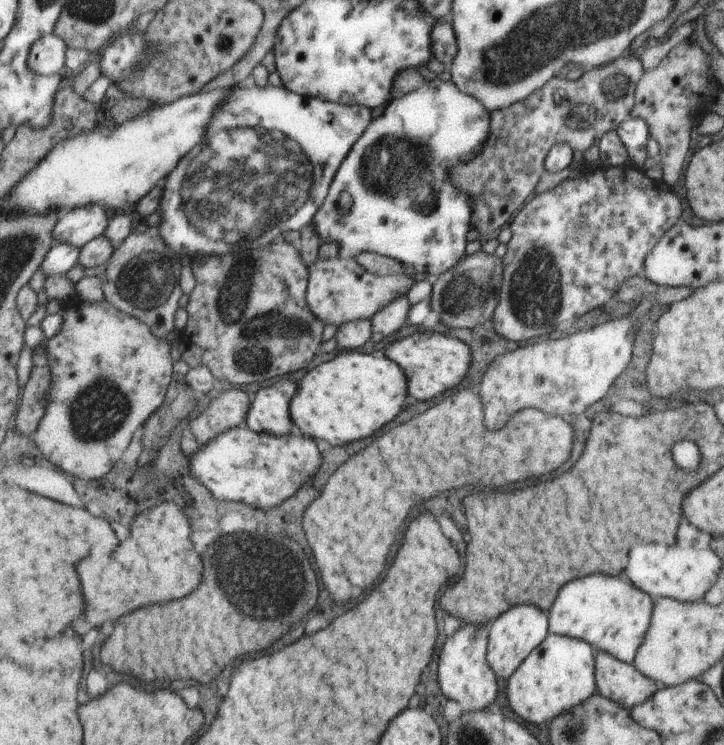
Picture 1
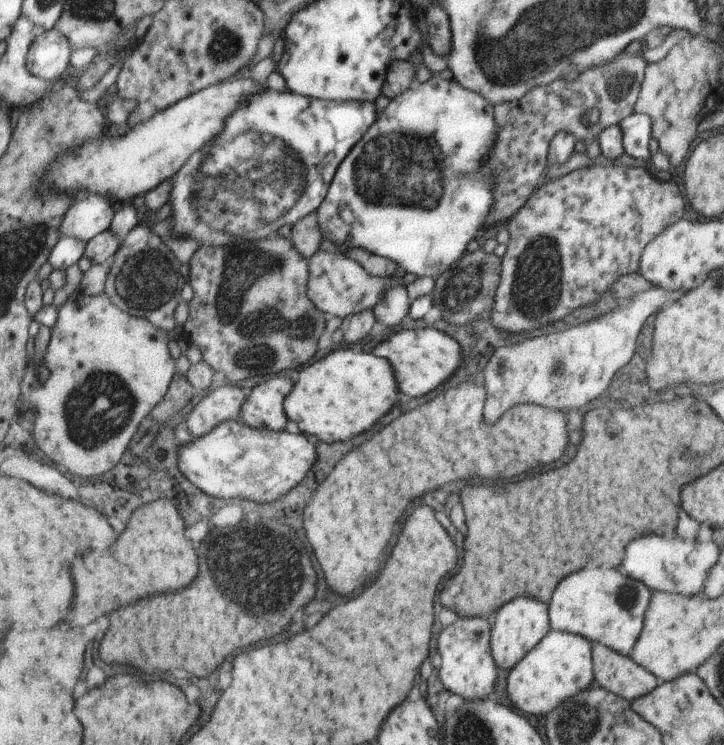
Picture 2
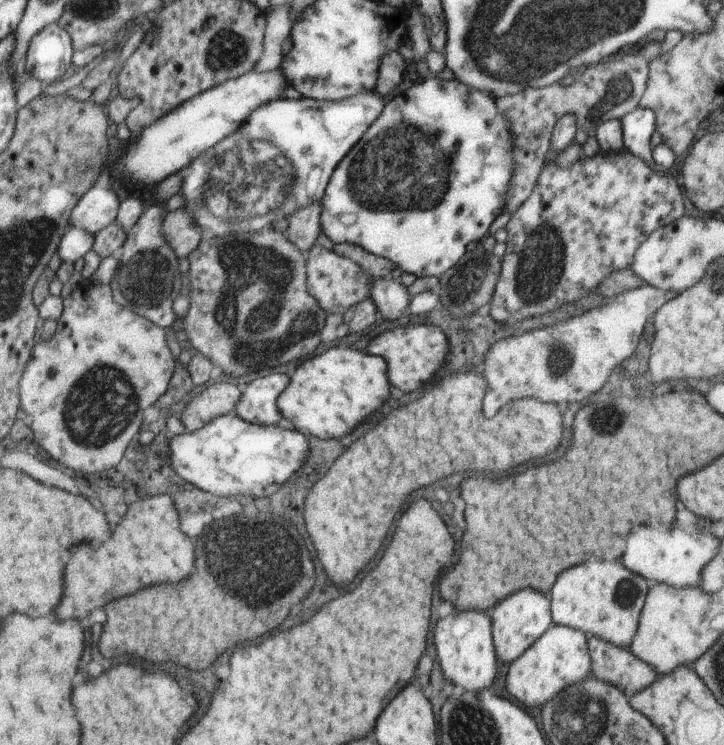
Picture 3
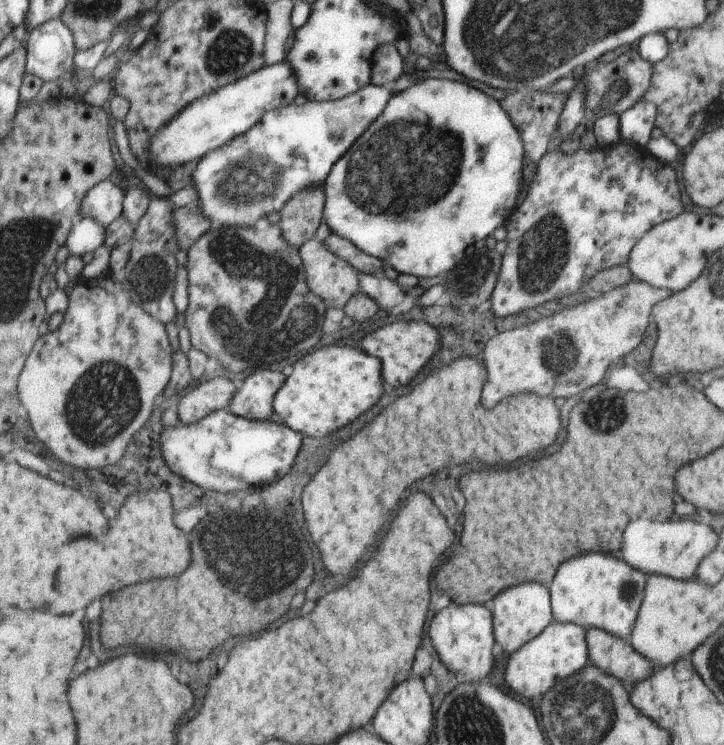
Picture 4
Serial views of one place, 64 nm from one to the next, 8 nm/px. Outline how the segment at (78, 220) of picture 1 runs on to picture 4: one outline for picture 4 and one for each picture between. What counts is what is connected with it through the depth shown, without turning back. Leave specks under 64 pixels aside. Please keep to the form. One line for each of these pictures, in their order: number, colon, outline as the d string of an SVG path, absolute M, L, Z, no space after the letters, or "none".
2: M81 198L73 204L73 208L69 208L61 224L61 238L77 238L89 244L109 230L113 216L115 212L109 206L109 198Z
3: M101 178L79 202L79 206L71 214L71 226L91 232L97 236L103 228L111 226L117 218L119 202L117 194L109 186L107 178Z
4: M107 178L87 194L87 198L83 200L81 216L87 220L97 220L101 226L109 226L121 216L123 198L123 192Z

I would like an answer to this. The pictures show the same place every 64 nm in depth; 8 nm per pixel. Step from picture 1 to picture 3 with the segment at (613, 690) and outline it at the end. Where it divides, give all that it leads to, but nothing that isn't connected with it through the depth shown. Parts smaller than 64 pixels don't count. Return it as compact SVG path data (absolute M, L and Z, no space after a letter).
M587 638L591 654L591 678L603 680L621 692L639 694L657 682L655 670L629 650L617 648L601 638Z

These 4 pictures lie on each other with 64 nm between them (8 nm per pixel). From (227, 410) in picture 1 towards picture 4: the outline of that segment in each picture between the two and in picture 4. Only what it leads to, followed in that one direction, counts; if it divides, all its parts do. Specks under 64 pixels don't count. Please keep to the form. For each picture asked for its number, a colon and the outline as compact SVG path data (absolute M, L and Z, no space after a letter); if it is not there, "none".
2: M221 386L215 388L207 398L203 398L193 412L187 414L183 426L189 430L189 434L197 440L201 436L207 436L213 428L217 428L223 422L239 420L239 414L243 410L247 396L237 386Z
3: M215 380L213 386L205 388L201 394L195 394L193 400L185 406L181 412L181 424L187 434L199 432L213 420L233 414L239 400L241 392L235 388L235 384Z
4: M217 374L209 382L195 384L191 392L187 392L181 400L177 400L175 412L179 416L179 422L183 426L191 426L199 424L211 412L227 410L235 392L237 392L235 386L229 380L219 378Z

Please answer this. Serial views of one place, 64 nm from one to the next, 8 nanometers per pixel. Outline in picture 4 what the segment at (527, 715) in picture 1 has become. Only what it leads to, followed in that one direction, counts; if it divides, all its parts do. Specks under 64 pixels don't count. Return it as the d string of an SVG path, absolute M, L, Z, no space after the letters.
M551 622L535 640L507 664L507 688L513 696L521 696L521 700L535 700L535 704L555 688L555 684L563 678L569 678L581 672L589 664L589 650L587 650L587 630L575 624L561 624Z

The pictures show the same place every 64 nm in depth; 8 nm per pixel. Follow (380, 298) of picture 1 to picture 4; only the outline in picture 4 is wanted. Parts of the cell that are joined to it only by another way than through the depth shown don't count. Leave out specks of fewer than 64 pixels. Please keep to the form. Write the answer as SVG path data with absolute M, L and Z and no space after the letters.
M311 240L307 244L303 244L299 248L301 256L303 256L303 264L305 264L305 272L307 272L307 288L325 302L327 308L339 308L345 310L347 302L355 296L361 294L359 288L359 272L357 268L353 268L347 260L339 258L337 254L333 254L327 246Z

